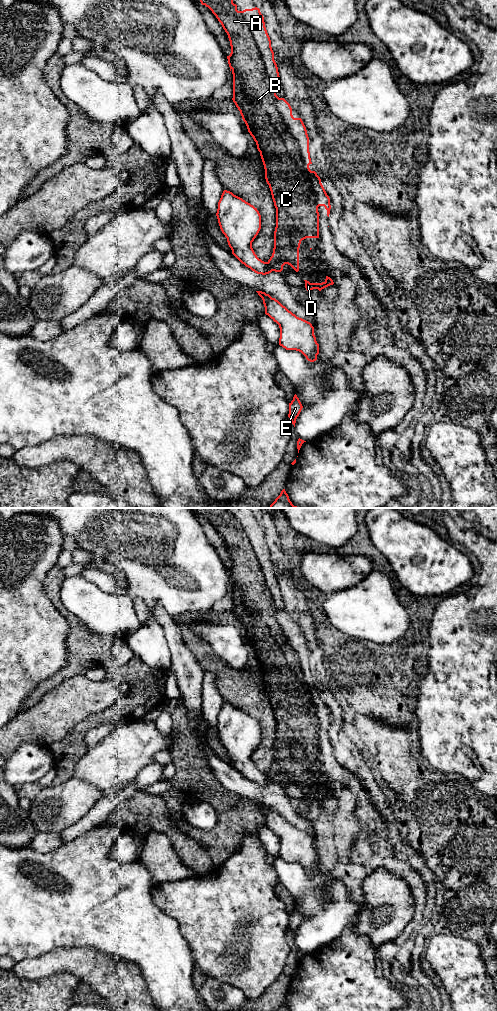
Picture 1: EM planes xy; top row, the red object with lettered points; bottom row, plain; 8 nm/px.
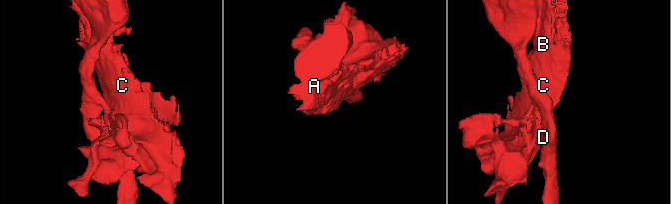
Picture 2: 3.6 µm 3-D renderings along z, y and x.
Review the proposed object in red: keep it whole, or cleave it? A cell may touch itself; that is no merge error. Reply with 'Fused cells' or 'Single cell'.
Fused cells

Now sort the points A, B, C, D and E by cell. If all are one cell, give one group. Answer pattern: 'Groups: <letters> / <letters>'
Groups: A B C D / E

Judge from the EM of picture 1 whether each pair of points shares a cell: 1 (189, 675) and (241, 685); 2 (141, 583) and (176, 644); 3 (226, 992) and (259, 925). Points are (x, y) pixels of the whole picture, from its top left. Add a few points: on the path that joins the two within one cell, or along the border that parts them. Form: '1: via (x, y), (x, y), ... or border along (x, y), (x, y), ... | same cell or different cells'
1: border along (190, 651), (204, 670) | different cells
2: border along (156, 605), (153, 615), (163, 629) | different cells
3: border along (216, 980), (234, 985), (247, 999) | different cells

